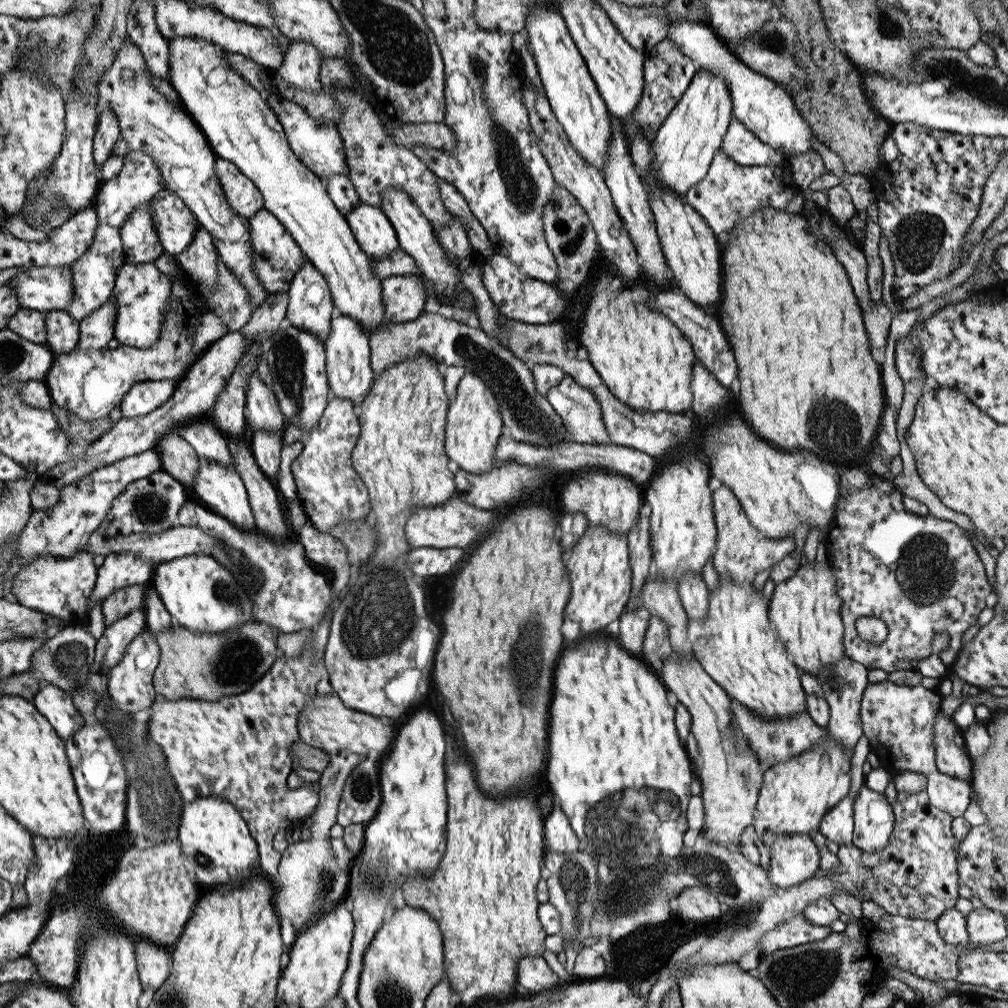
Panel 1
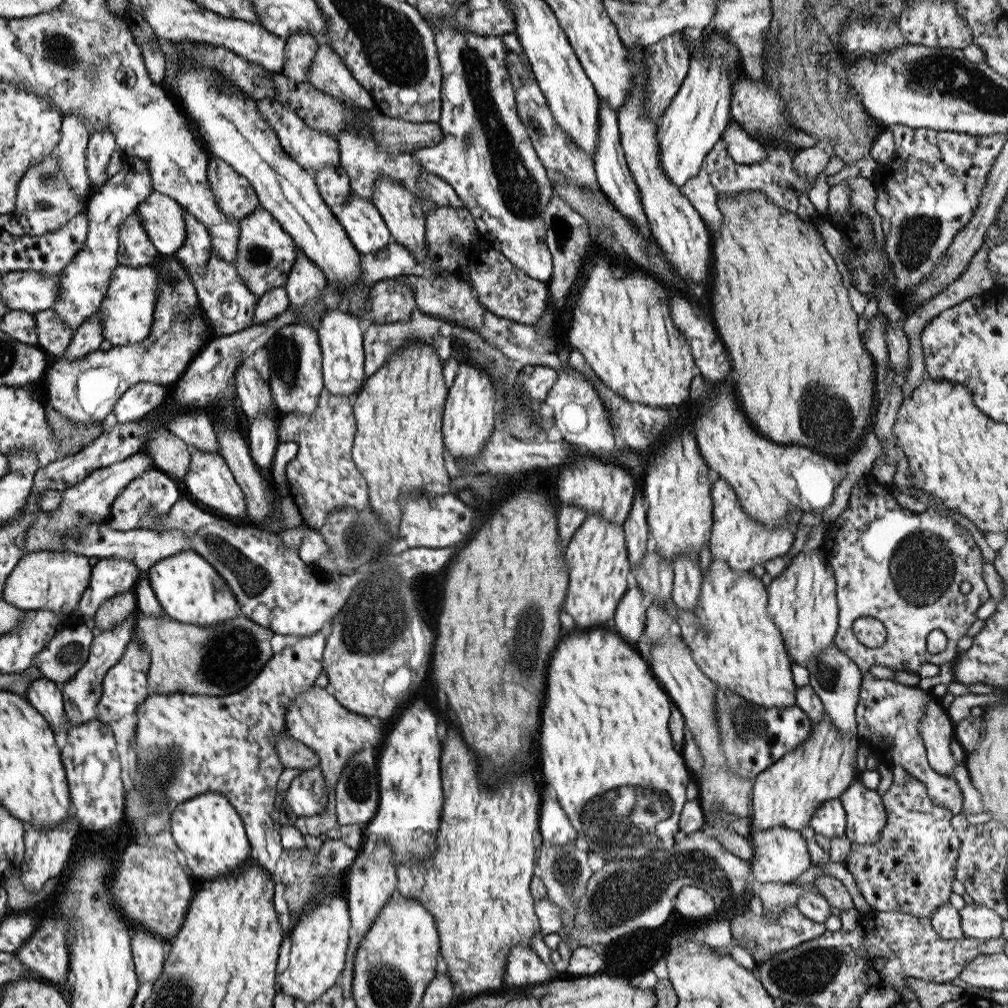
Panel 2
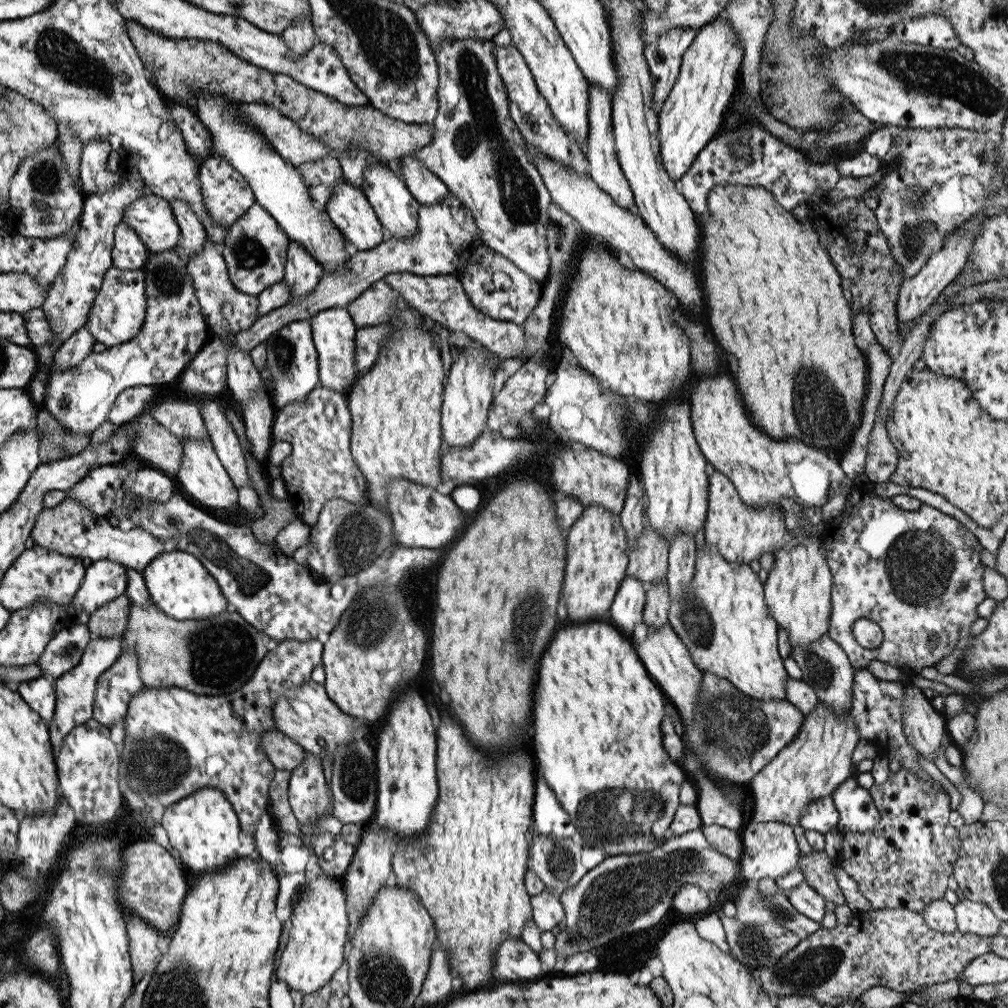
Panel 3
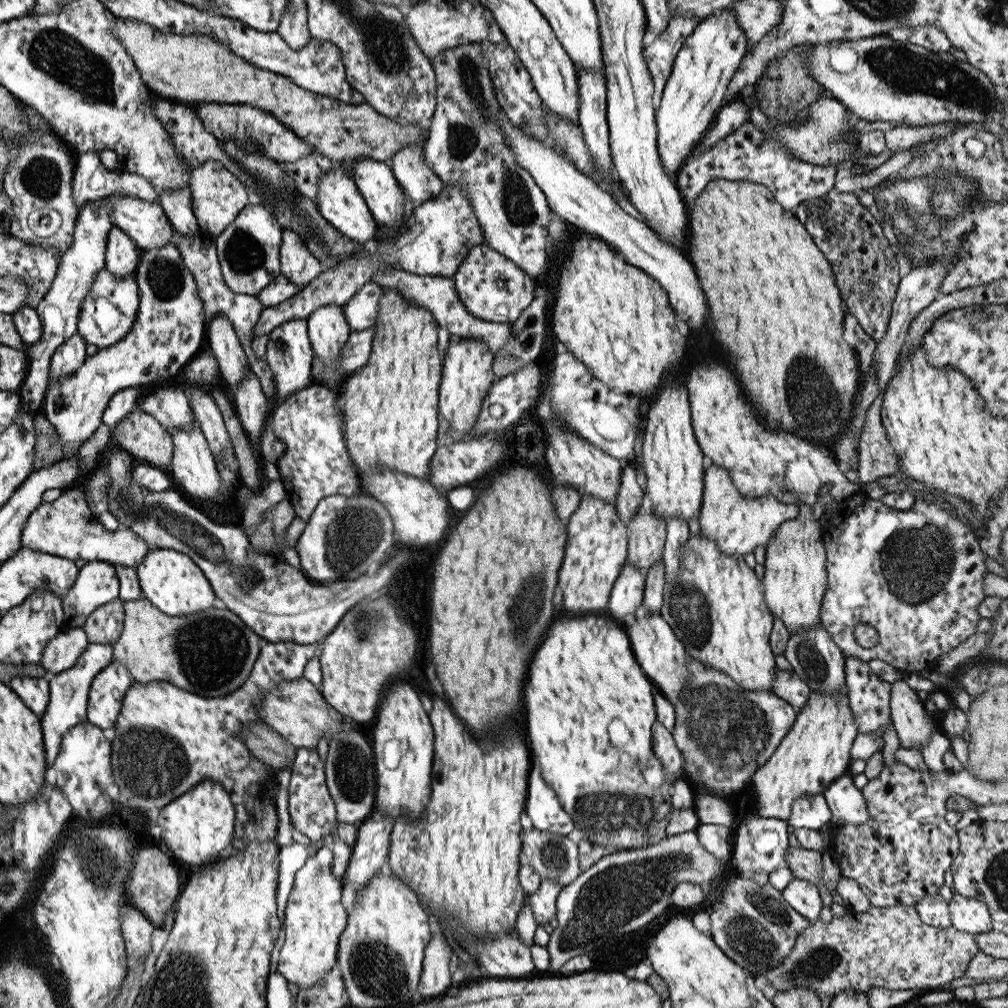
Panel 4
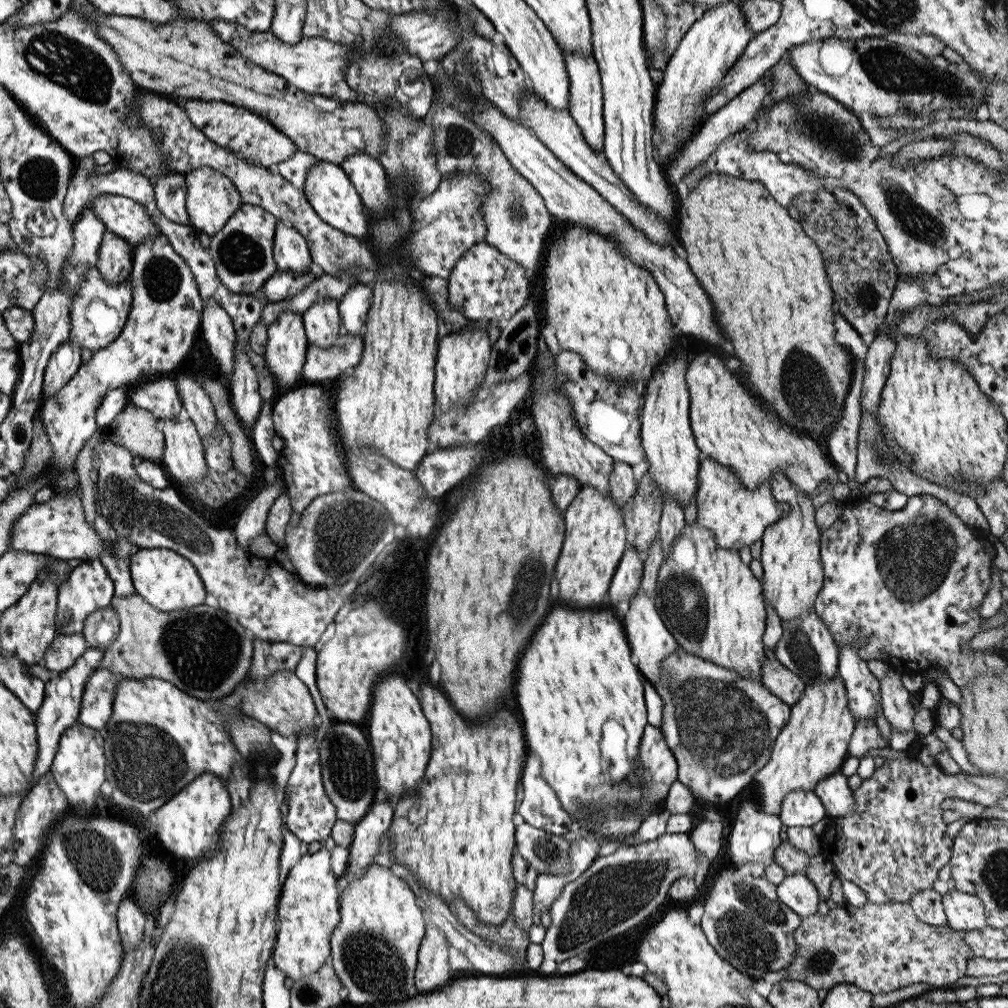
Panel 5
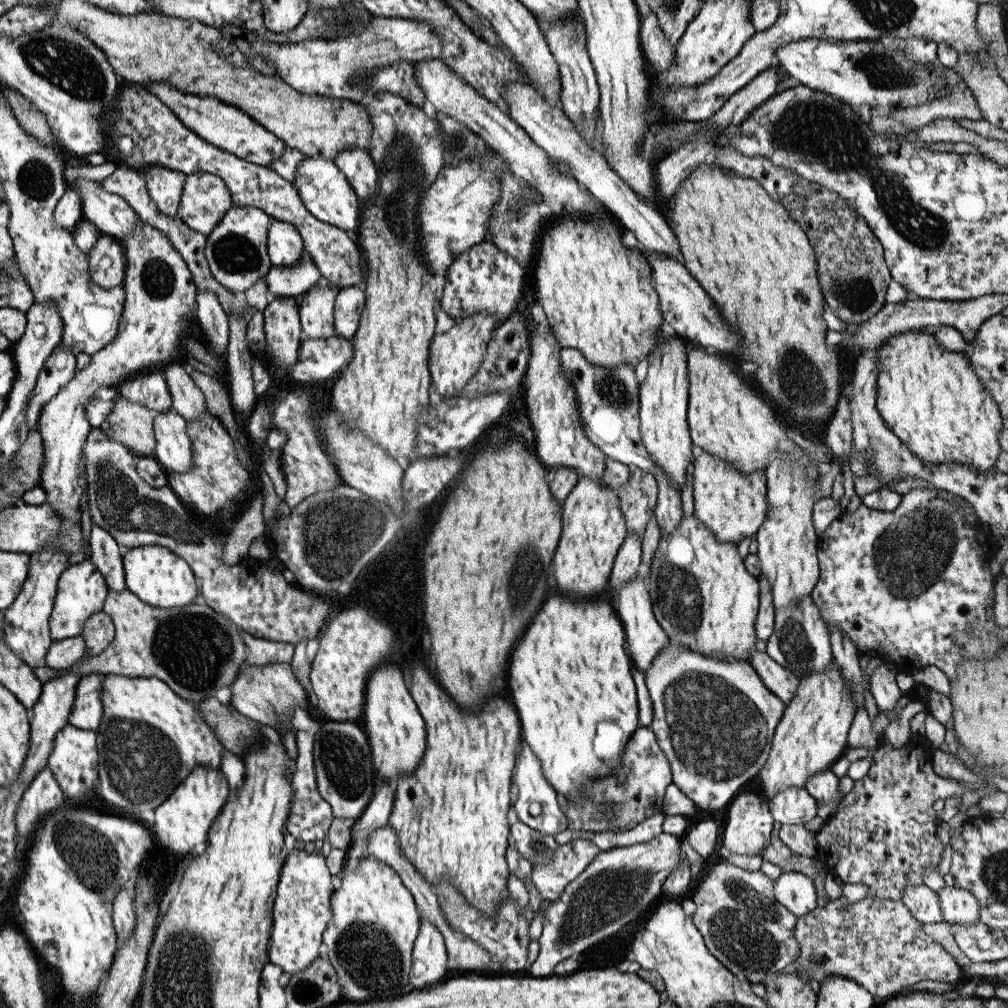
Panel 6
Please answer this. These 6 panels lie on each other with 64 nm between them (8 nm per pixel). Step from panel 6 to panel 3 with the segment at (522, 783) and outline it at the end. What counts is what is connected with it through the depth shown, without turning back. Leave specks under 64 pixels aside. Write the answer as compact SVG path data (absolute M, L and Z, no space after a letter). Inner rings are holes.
M535 770L534 826L542 836L552 838L572 838L576 827L570 822L570 816L562 808L558 797Z

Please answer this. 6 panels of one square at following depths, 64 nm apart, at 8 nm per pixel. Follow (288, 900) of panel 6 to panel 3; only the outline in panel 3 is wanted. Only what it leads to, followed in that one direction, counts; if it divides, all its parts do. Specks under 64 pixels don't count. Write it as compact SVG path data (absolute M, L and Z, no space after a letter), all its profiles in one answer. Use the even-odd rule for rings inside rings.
M330 847L325 849L321 859L312 854L310 862L307 862L304 882L298 886L297 895L293 899L289 942L282 953L281 964L274 973L276 980L286 982L290 991L301 992L304 997L328 984L334 972L345 963L344 950L350 922L343 882L323 869L325 862L331 861L334 856L334 850Z

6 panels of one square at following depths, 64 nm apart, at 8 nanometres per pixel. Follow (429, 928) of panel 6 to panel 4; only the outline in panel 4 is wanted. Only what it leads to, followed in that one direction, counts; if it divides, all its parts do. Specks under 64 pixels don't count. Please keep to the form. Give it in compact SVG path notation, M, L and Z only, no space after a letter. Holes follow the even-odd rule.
M441 932L433 933L424 950L424 964L417 989L426 1000L448 994L446 990L454 986L450 973L451 954L451 948L446 943L444 935Z

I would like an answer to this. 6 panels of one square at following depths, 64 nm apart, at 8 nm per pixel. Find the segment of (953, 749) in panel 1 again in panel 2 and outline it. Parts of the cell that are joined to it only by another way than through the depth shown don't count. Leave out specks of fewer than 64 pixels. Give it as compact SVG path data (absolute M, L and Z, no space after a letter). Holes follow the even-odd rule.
M937 700L926 704L925 718L919 731L925 741L928 763L934 771L951 777L958 766L965 764L966 758L962 762L957 762L953 756L950 744L955 739L955 724Z

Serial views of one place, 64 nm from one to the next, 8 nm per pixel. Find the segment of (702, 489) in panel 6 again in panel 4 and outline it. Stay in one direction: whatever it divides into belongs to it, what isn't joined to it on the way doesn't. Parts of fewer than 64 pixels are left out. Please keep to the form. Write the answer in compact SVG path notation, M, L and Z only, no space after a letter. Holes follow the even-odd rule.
M716 465L704 470L704 494L700 509L698 520L701 532L714 540L720 552L724 552L726 556L740 556L742 559L746 554L754 554L756 548L768 546L780 524L799 514L796 505L782 504L776 500L774 494L766 494L760 498L742 496L730 478L730 471Z

